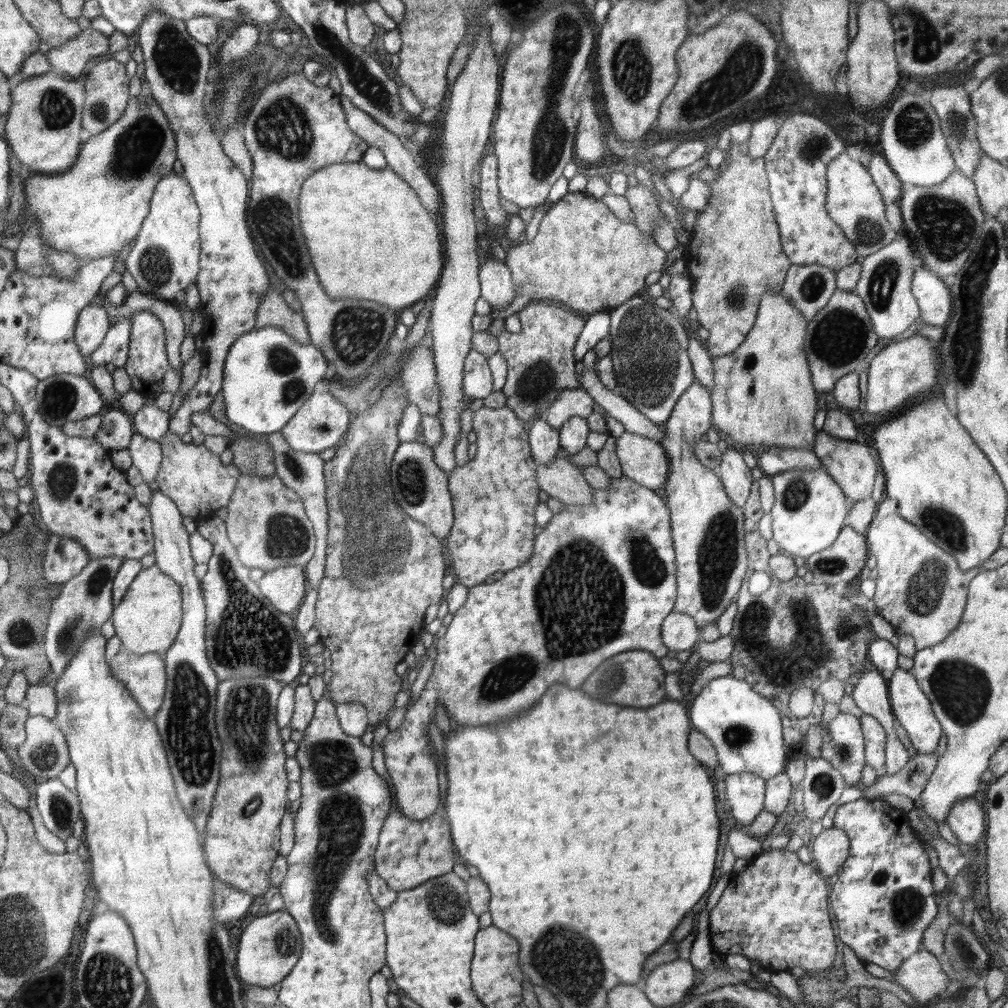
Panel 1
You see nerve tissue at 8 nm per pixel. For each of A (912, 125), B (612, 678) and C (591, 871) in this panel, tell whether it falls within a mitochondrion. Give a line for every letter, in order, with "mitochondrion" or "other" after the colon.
A: mitochondrion
B: mitochondrion
C: other

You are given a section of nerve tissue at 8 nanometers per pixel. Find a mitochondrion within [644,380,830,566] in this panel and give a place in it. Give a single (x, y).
(796, 494)

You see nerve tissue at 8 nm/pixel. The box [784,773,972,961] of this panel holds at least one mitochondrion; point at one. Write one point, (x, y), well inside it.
(907, 905)

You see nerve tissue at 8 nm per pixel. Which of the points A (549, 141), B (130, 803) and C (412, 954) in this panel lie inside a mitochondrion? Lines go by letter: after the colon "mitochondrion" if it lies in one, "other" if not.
A: mitochondrion
B: other
C: other

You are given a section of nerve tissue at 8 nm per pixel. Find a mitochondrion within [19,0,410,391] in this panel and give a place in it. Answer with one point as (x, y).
(134, 152)

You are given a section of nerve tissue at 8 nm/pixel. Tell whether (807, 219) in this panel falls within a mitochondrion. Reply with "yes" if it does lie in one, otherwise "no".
no

